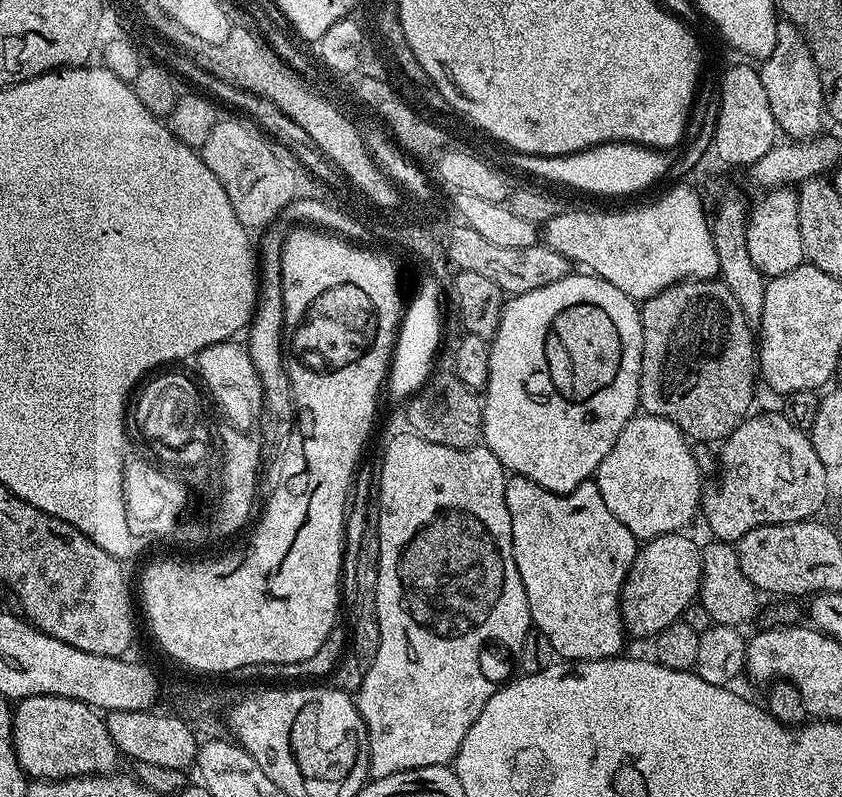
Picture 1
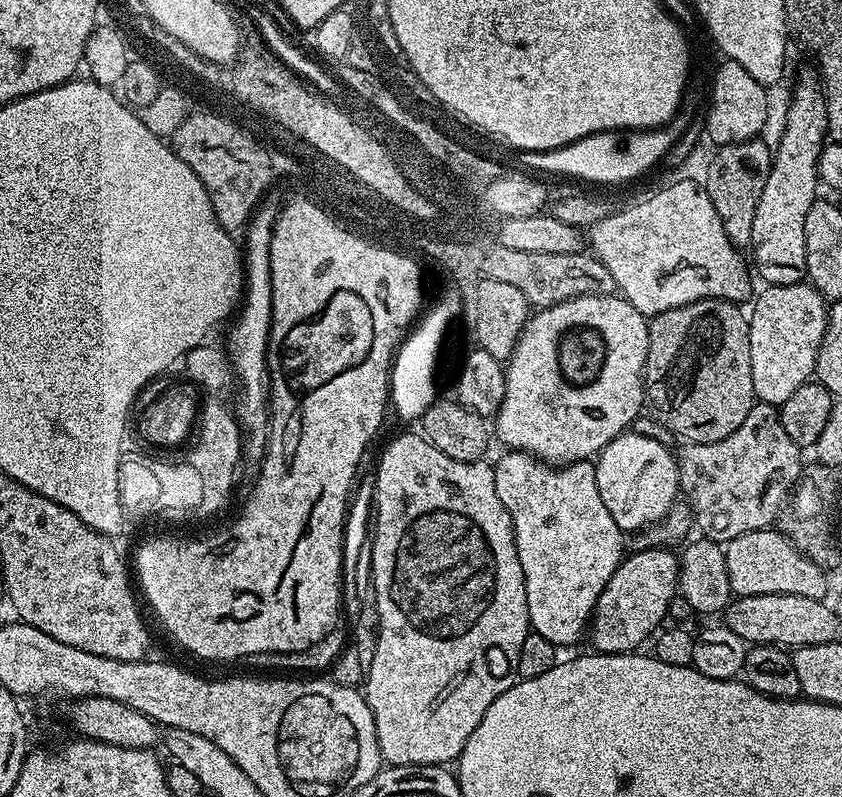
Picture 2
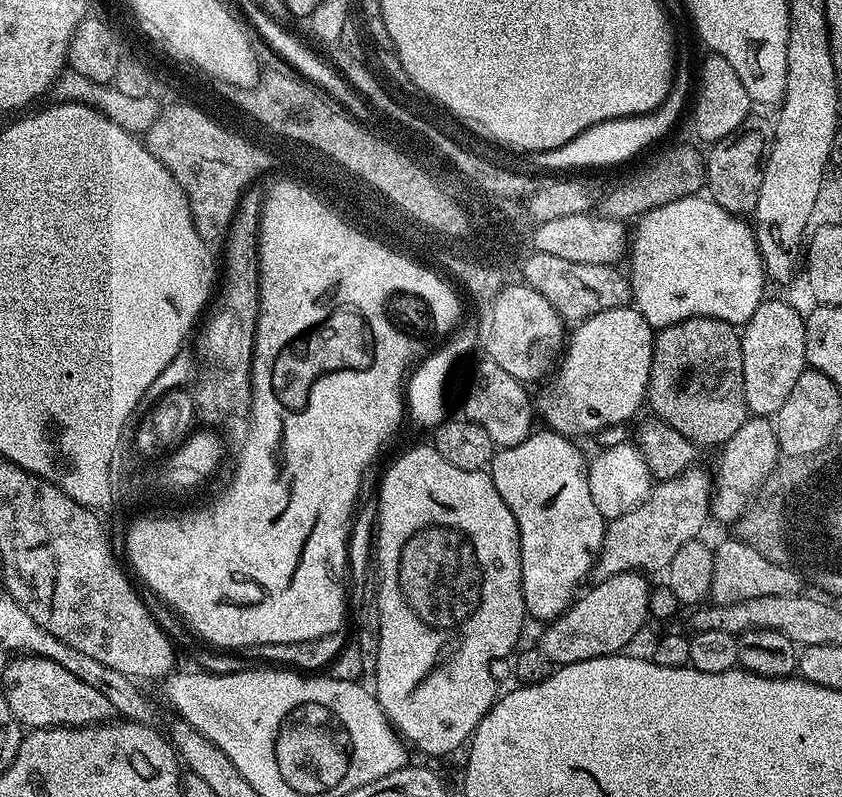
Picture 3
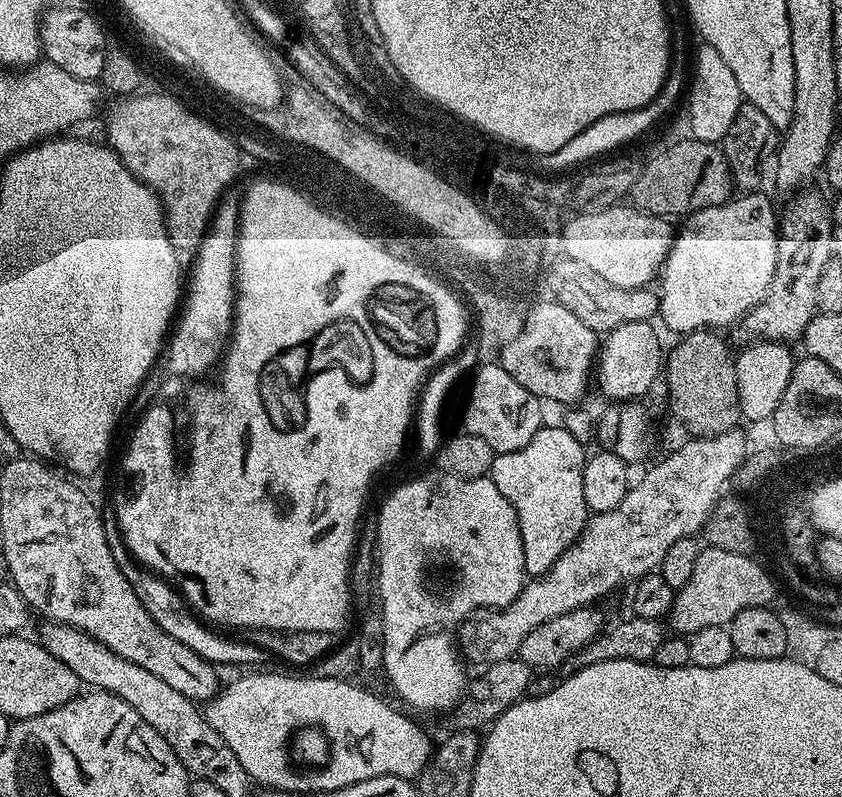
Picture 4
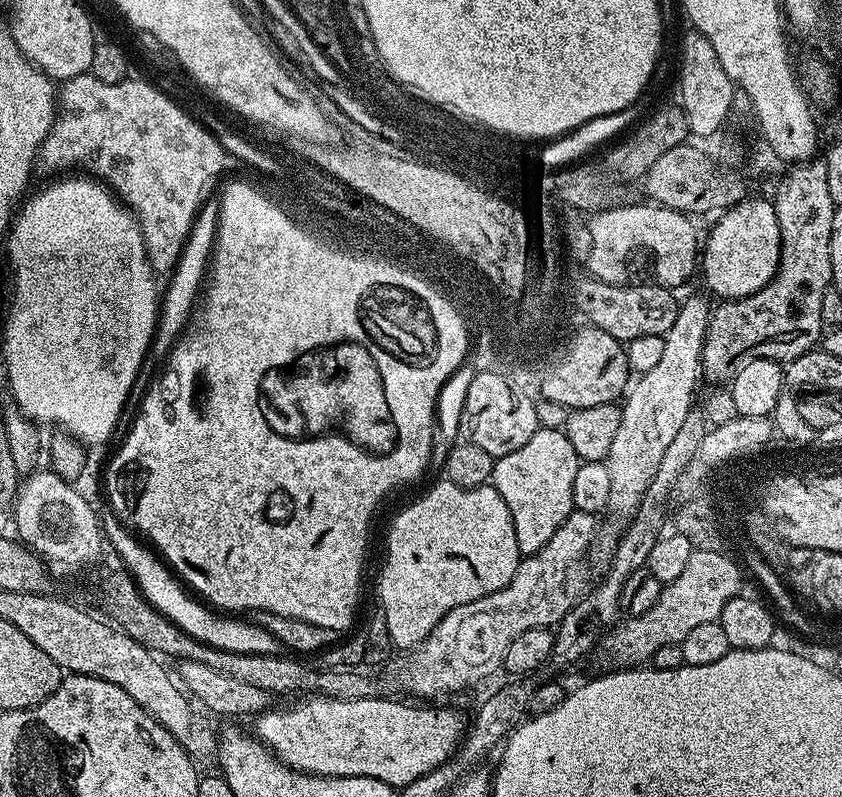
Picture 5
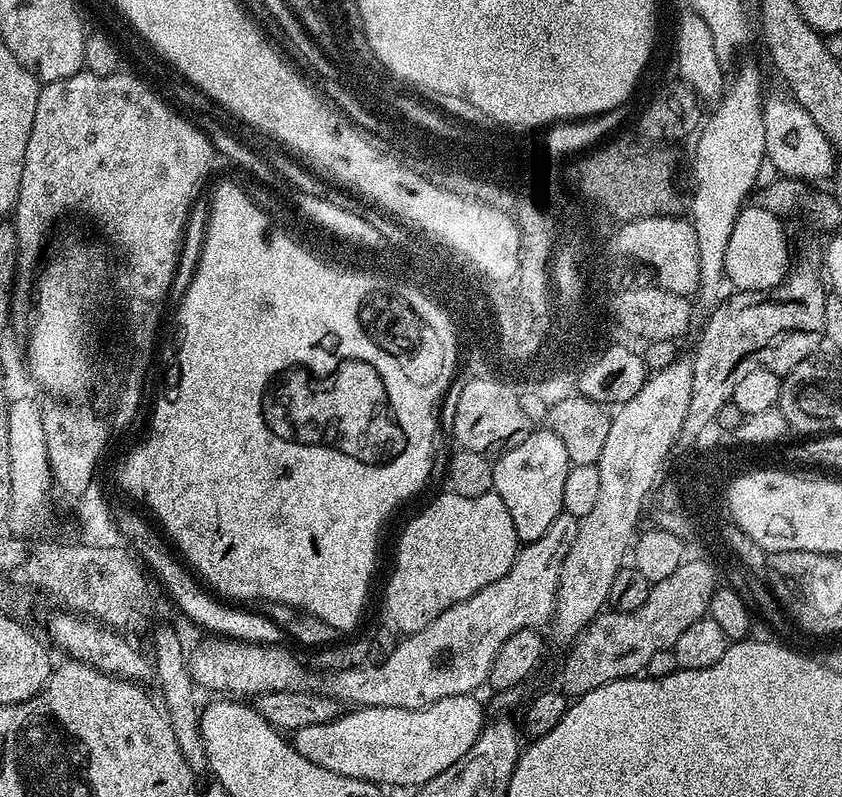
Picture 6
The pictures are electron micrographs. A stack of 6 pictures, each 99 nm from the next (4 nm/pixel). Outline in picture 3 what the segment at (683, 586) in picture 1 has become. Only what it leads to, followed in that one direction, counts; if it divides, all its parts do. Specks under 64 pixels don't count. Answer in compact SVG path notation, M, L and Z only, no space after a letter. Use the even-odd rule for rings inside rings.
M623 572L614 574L605 580L596 580L593 588L581 591L573 601L571 607L556 620L547 621L543 625L544 633L538 640L538 646L546 658L554 666L561 664L573 664L574 662L586 662L590 658L602 658L603 656L615 656L623 653L624 648L644 628L644 623L649 623L648 607L650 606L650 594L652 588L648 584L649 577L643 572Z

